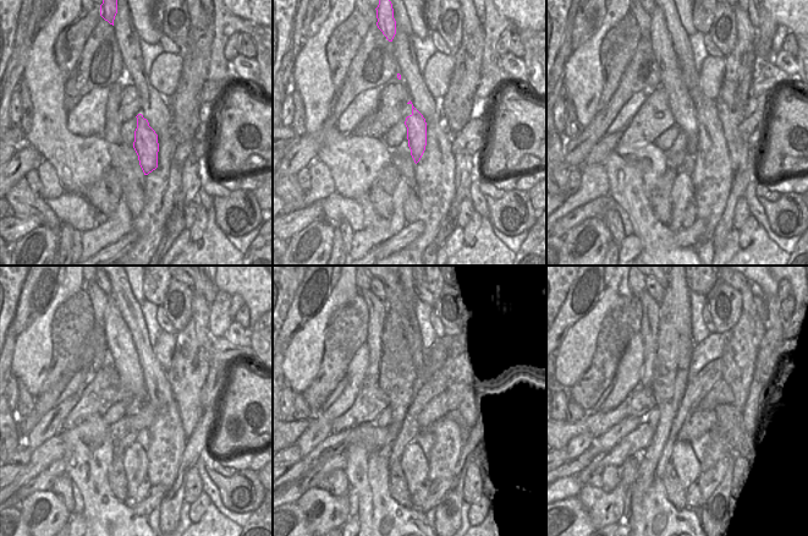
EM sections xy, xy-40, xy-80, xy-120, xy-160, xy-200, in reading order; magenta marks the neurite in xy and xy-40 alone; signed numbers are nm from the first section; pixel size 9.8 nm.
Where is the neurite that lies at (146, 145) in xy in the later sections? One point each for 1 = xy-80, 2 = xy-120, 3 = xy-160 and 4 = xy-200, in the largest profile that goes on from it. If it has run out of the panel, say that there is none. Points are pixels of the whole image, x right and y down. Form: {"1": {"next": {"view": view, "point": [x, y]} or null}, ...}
{"1": {"next": {"view": "xy-80", "point": [672, 80]}}, "2": {"next": {"view": "xy-120", "point": [122, 354]}}, "3": {"next": {"view": "xy-160", "point": [396, 354]}}, "4": {"next": {"view": "xy-200", "point": [668, 354]}}}

